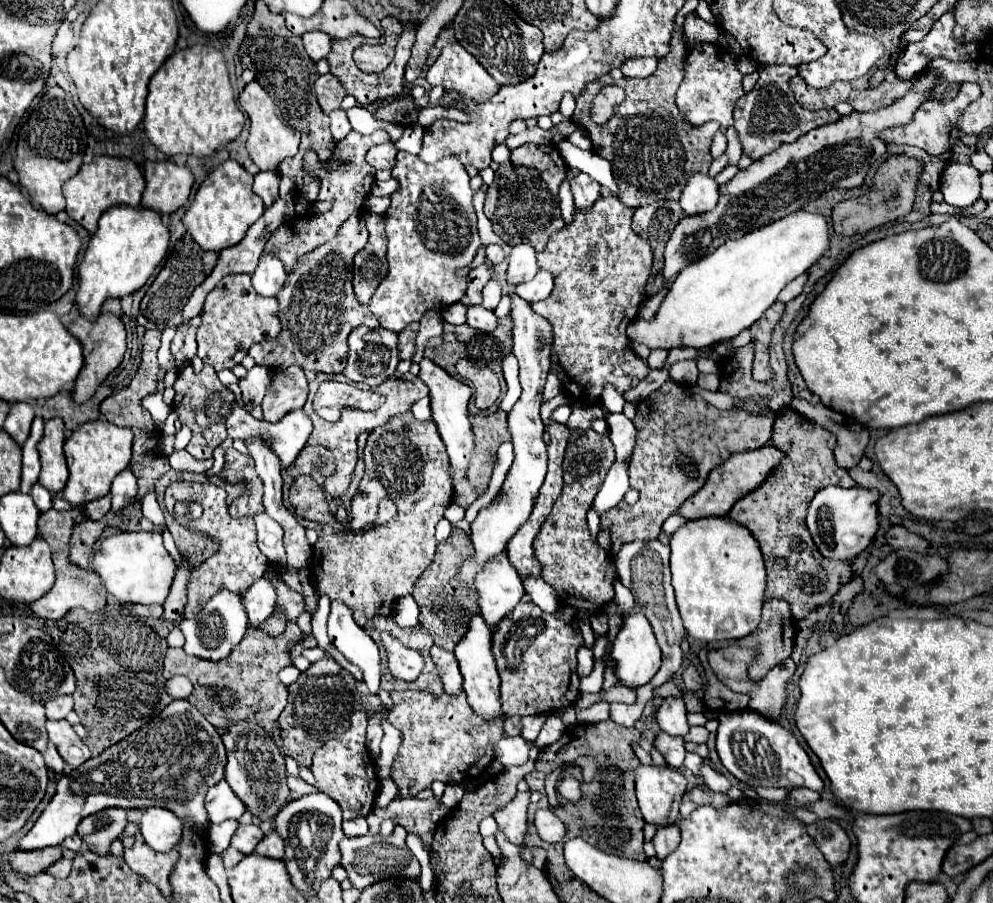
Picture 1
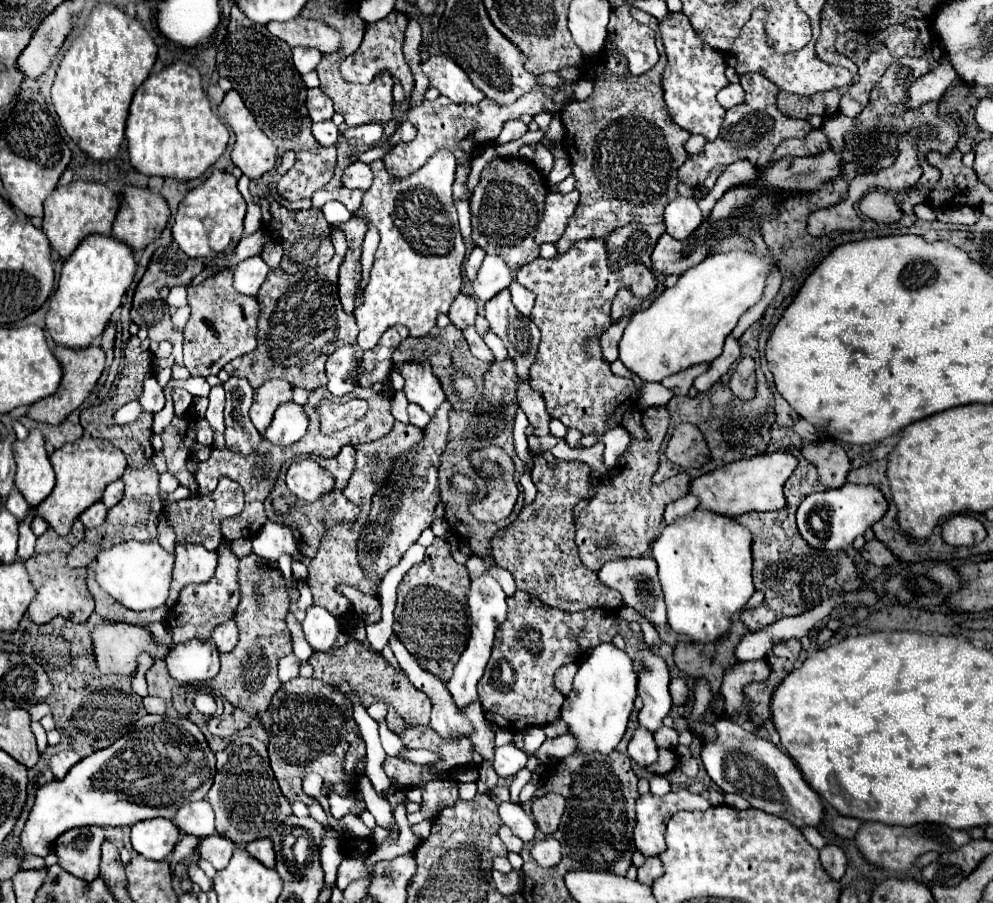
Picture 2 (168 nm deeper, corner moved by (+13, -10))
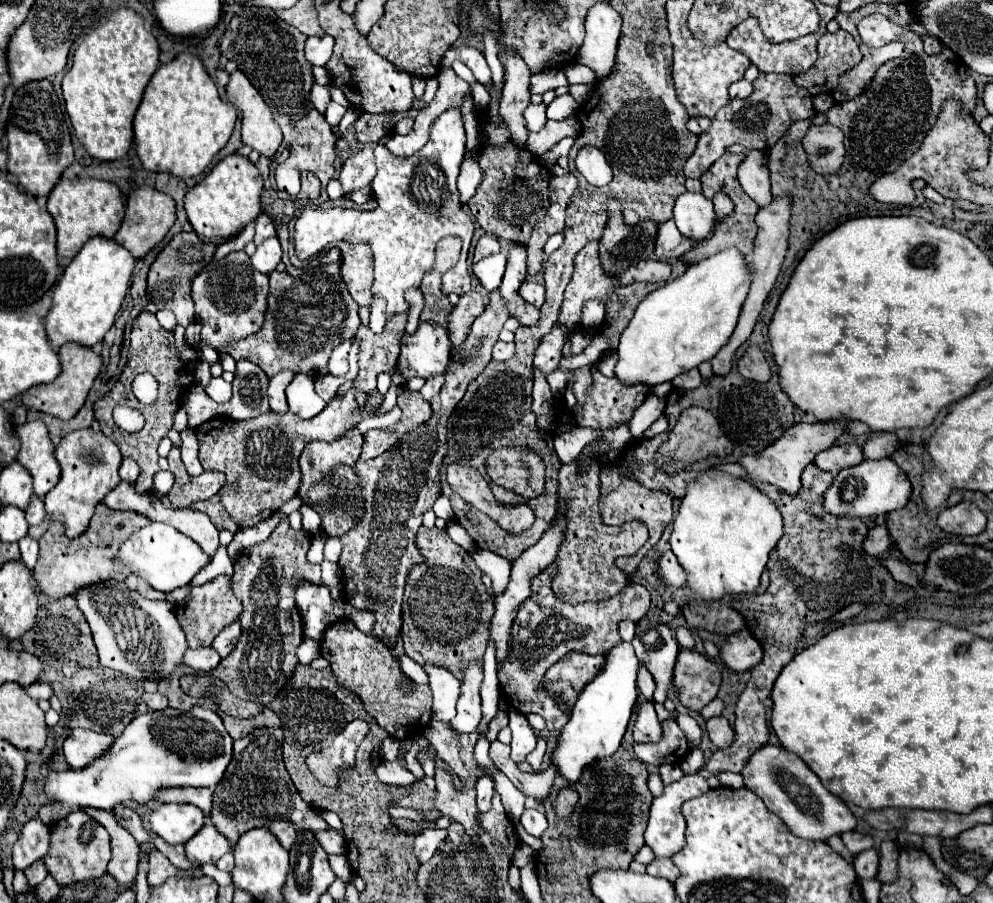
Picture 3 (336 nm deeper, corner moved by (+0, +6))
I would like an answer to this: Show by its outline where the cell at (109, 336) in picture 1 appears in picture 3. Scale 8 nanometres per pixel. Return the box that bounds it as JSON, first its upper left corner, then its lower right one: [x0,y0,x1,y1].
[23,342,103,420]

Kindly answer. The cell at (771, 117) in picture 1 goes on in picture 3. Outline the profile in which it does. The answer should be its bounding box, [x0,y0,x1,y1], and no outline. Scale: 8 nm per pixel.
[683,72,815,178]

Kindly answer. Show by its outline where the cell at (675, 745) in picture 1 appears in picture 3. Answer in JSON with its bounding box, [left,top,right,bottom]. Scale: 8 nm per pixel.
[633,702,663,742]

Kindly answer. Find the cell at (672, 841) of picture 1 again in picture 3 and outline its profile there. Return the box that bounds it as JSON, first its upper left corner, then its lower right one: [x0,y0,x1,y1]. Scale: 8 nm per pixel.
[647,858,679,882]

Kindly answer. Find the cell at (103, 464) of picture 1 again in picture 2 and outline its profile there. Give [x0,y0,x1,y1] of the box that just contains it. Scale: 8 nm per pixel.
[36,436,126,536]

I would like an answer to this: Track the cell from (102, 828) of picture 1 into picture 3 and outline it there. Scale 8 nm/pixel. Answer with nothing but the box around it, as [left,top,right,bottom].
[43,810,111,886]

